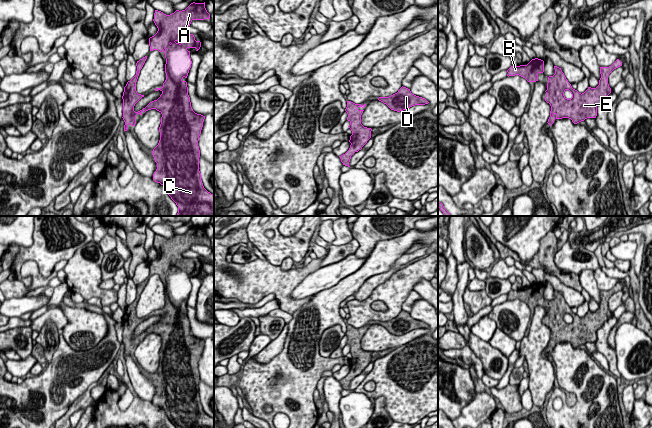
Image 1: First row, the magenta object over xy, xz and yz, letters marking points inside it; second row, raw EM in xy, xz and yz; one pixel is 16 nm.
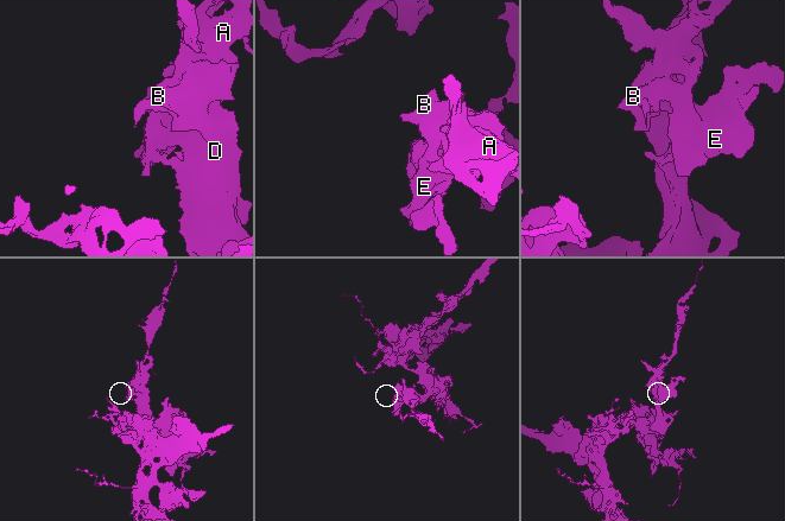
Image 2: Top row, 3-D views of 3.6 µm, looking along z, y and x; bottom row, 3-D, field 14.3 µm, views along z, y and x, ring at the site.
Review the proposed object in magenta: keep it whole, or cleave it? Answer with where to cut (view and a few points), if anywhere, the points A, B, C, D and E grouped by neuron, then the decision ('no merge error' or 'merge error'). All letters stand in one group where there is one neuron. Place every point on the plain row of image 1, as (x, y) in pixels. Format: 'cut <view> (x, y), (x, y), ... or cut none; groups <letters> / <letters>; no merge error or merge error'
cut none; groups A B C D E; no merge error

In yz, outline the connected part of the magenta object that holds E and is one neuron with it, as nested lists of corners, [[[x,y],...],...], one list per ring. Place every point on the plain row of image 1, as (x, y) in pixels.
[[[617,283],[609,291],[600,291],[599,309],[596,312],[588,311],[582,318],[572,312],[561,292],[554,290],[555,298],[547,301],[545,315],[545,325],[551,330],[547,347],[551,350],[555,343],[569,342],[577,348],[587,342],[596,342],[597,330],[611,317],[608,300],[620,290],[622,286]]]

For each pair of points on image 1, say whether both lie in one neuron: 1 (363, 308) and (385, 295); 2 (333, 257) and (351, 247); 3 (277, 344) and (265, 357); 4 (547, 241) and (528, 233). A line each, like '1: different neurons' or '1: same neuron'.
1: same neuron
2: same neuron
3: same neuron
4: different neurons

